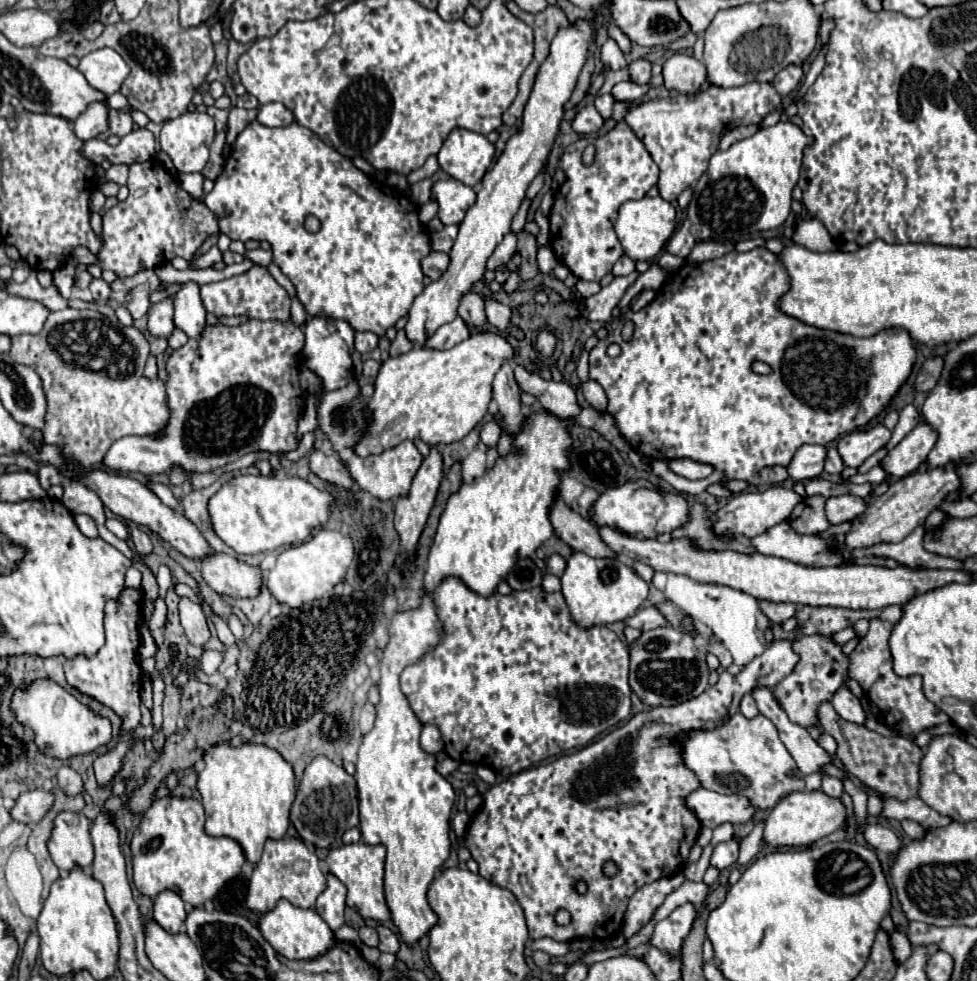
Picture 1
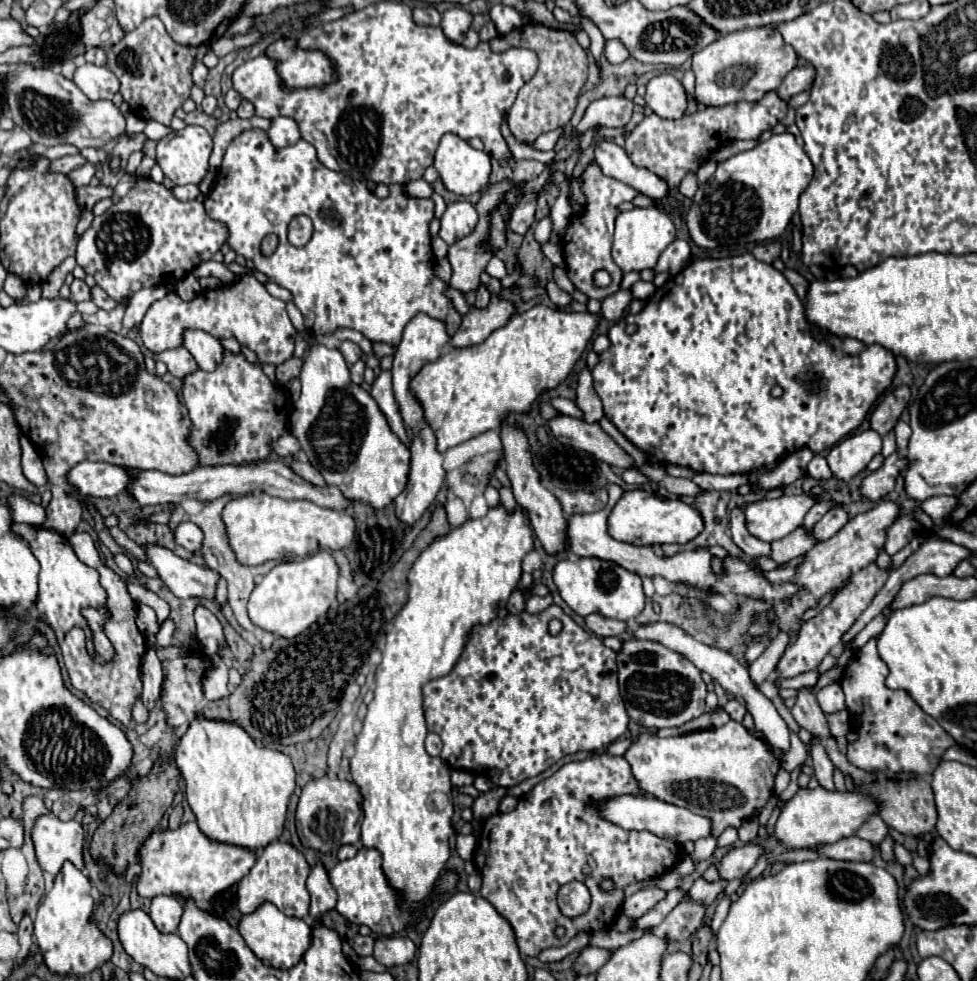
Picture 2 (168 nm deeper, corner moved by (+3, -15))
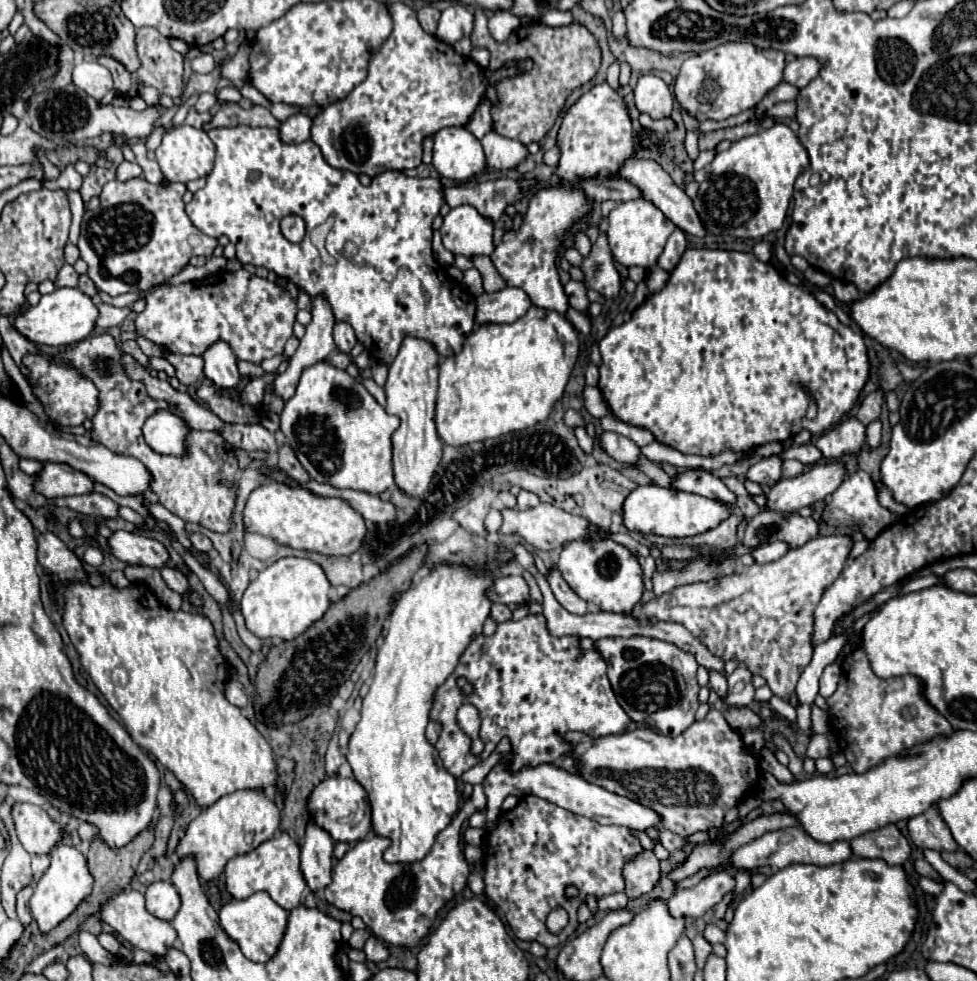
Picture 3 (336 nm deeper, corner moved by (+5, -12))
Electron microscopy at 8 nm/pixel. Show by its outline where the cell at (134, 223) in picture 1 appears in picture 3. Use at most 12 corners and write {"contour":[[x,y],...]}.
{"contour":[[114,180],[86,210],[80,258],[110,296],[212,256],[186,184]]}

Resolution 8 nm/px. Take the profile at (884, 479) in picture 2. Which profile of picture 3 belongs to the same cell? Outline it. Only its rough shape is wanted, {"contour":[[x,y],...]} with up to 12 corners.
{"contour":[[864,470],[848,476],[826,504],[832,526],[860,526],[876,538],[896,520],[878,504]]}

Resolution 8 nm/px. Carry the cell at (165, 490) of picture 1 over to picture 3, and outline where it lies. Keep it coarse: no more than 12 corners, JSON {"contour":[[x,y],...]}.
{"contour":[[194,532],[188,536],[192,546],[200,552],[208,552],[212,548],[210,540]]}

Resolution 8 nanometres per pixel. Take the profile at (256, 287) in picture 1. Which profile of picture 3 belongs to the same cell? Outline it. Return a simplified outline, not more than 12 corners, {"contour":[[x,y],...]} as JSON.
{"contour":[[240,268],[156,288],[136,332],[176,354],[284,352],[284,288]]}

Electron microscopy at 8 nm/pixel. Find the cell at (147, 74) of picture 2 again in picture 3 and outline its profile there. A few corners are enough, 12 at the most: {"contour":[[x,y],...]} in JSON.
{"contour":[[156,28],[136,30],[132,90],[182,96],[184,56]]}

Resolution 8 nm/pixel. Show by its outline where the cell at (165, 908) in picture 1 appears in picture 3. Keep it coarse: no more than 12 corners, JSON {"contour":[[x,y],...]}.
{"contour":[[154,882],[146,890],[146,910],[172,920],[180,896],[170,882]]}

